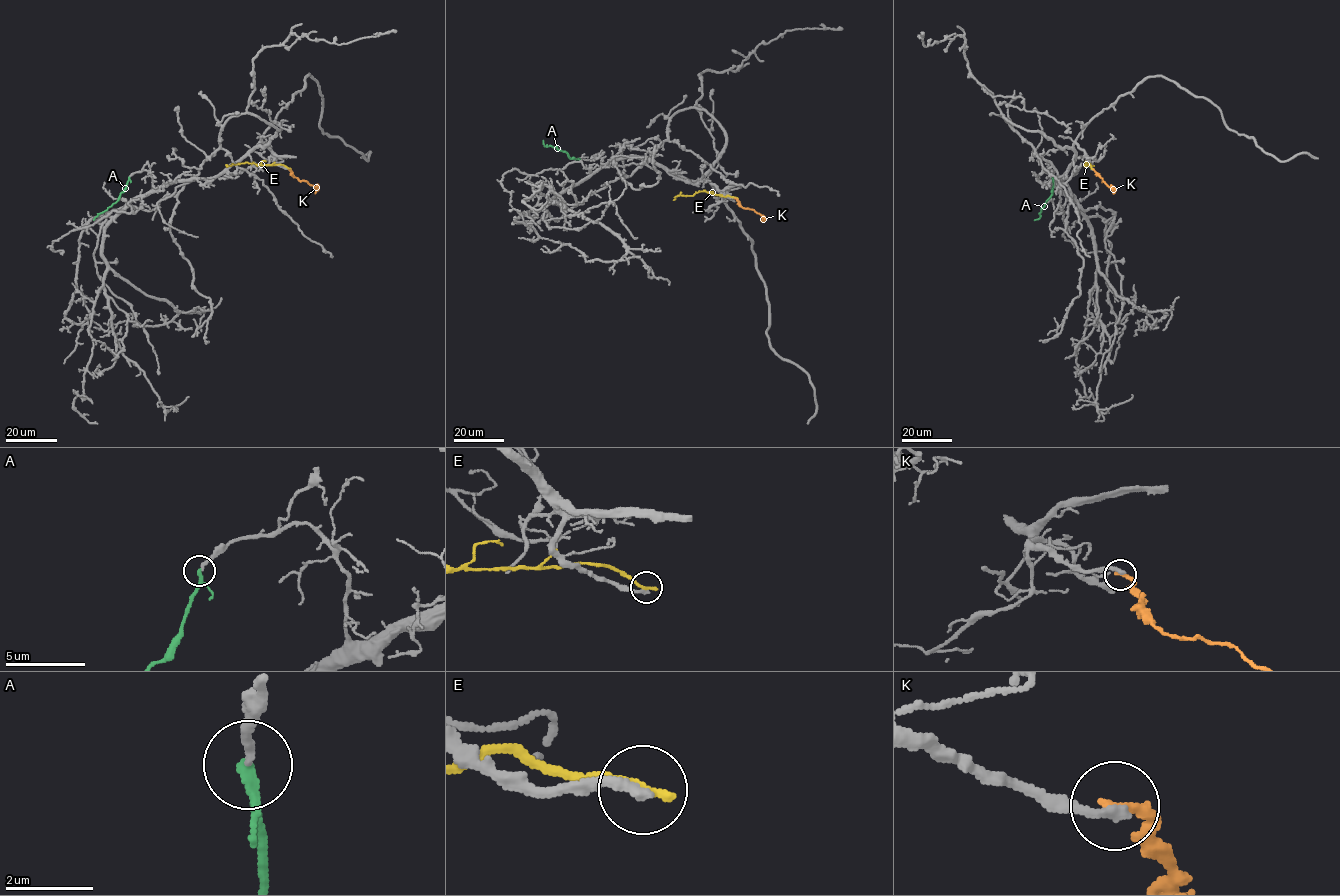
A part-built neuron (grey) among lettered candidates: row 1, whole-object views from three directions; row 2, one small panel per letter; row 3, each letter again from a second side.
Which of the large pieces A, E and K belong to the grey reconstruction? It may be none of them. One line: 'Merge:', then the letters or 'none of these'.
Merge: A

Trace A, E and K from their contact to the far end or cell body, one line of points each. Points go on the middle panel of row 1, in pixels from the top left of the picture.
A: (578, 158), (570, 158), (556, 147), (544, 146), (543, 140)
E: (735, 197), (702, 191), (692, 196), (678, 195), (673, 200)
K: (735, 198), (742, 207), (754, 209), (763, 216), (762, 219)

